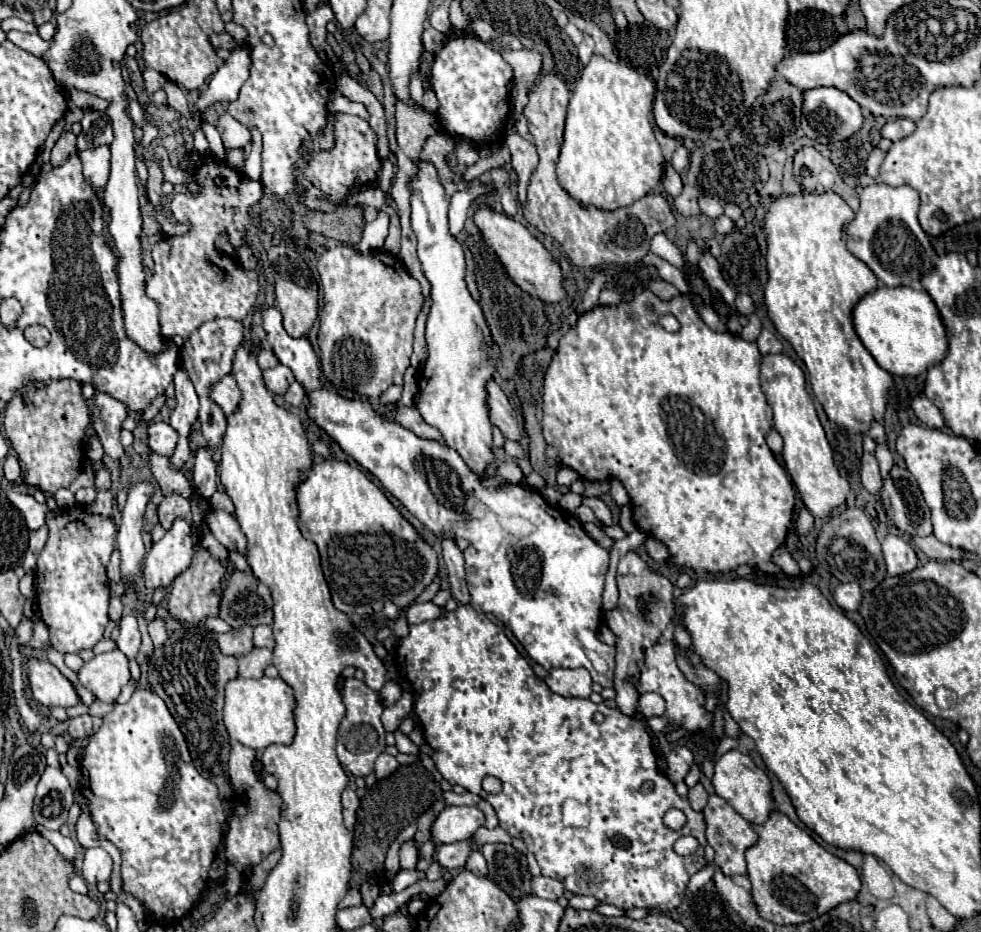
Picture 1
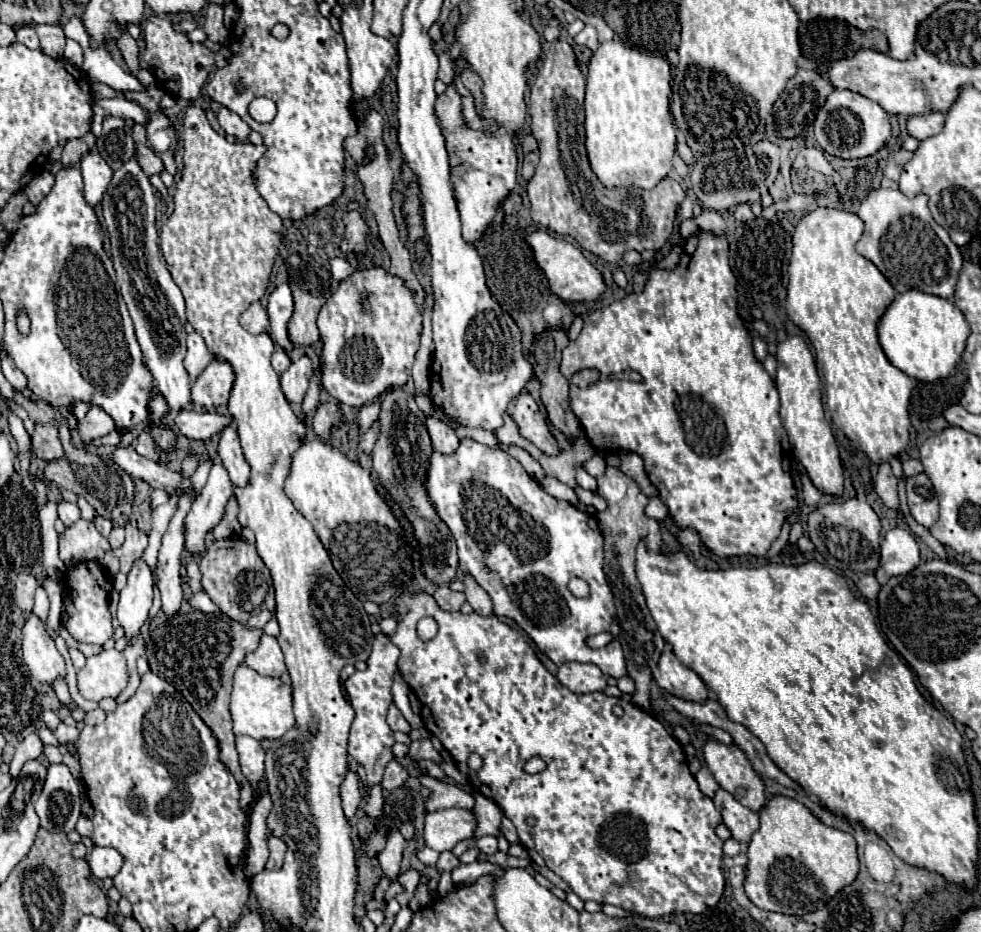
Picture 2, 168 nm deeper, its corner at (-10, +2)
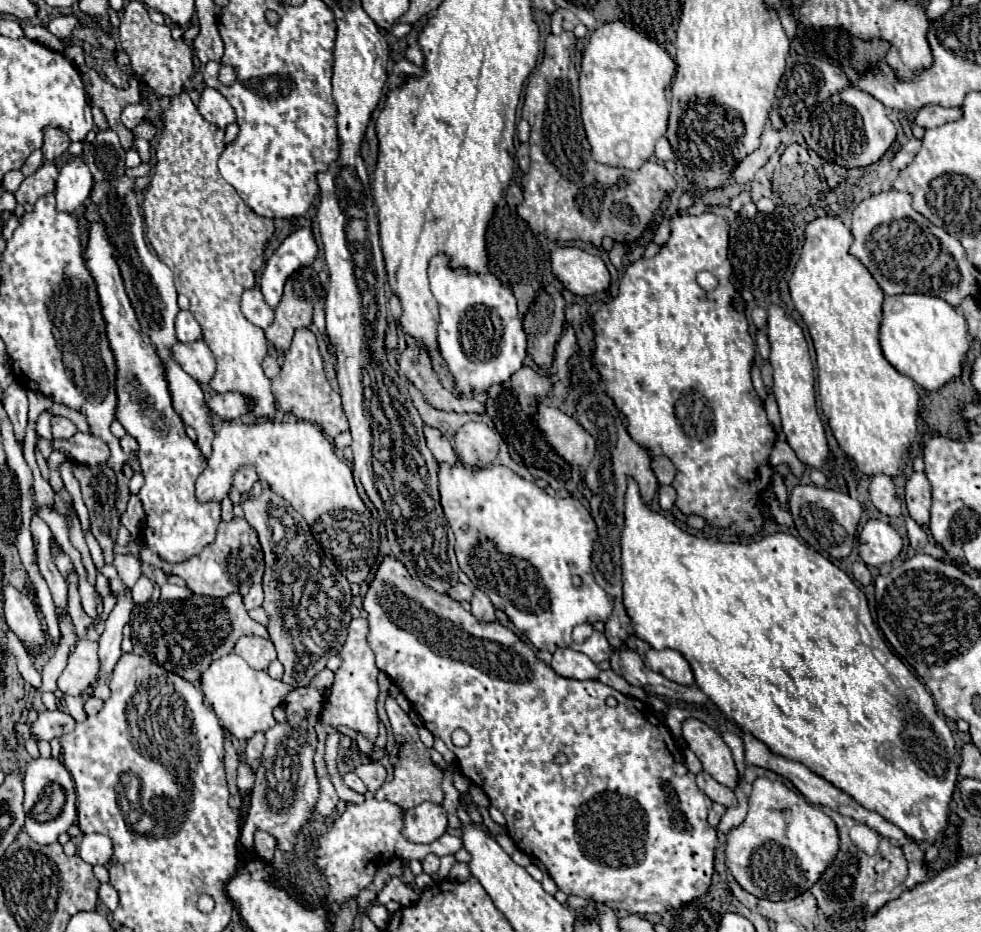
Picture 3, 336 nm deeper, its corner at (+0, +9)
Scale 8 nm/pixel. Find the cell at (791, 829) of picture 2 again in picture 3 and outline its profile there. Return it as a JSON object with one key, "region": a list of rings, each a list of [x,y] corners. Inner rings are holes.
{"region":[[[756,778],[748,798],[748,816],[728,834],[726,866],[736,882],[756,898],[792,900],[810,890],[840,850],[840,834],[832,818],[782,782]]]}

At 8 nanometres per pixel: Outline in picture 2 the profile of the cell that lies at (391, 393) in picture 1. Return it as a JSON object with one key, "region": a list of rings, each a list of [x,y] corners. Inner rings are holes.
{"region":[[[377,401],[372,404],[363,405],[360,408],[357,421],[360,433],[363,435],[372,426],[375,418],[380,413],[380,406]]]}

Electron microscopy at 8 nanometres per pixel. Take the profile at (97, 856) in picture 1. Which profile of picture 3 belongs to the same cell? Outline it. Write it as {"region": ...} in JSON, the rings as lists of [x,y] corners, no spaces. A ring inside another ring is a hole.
{"region":[[[86,834],[78,846],[78,856],[92,866],[104,866],[112,858],[112,840],[104,834]]]}

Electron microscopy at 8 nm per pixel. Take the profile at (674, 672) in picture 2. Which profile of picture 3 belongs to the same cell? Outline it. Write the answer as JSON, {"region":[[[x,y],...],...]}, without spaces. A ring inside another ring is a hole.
{"region":[[[650,648],[646,652],[646,666],[650,670],[662,674],[664,678],[676,682],[676,684],[692,686],[696,682],[690,664],[676,650],[654,650],[654,648]]]}

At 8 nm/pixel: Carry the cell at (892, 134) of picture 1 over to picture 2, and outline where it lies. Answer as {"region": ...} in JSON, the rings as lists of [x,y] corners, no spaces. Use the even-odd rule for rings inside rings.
{"region":[[[926,113],[926,115],[914,115],[908,119],[908,133],[916,139],[926,139],[932,135],[938,135],[944,127],[944,113]]]}

